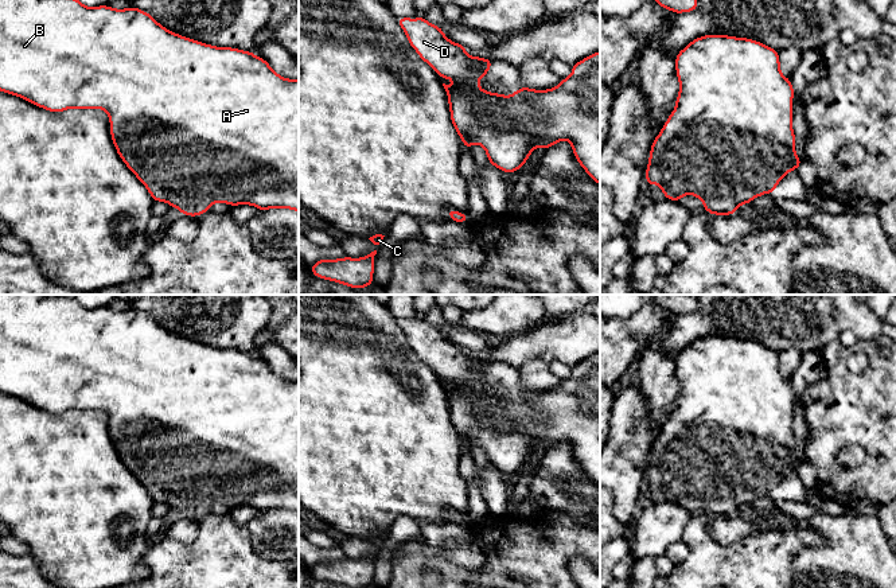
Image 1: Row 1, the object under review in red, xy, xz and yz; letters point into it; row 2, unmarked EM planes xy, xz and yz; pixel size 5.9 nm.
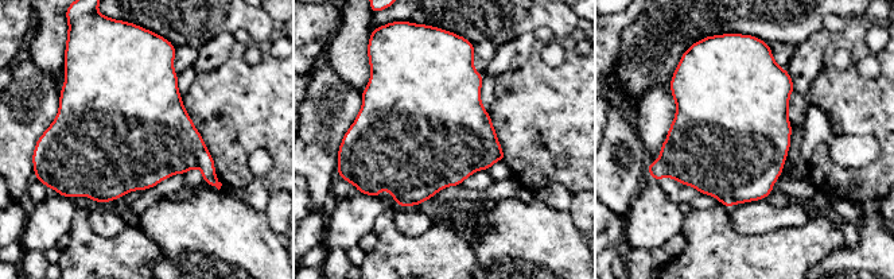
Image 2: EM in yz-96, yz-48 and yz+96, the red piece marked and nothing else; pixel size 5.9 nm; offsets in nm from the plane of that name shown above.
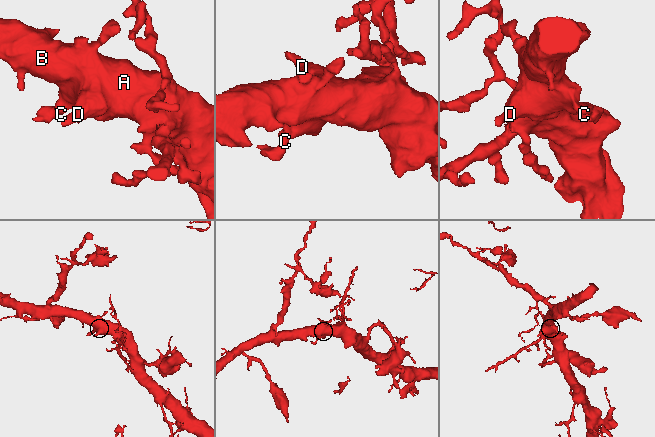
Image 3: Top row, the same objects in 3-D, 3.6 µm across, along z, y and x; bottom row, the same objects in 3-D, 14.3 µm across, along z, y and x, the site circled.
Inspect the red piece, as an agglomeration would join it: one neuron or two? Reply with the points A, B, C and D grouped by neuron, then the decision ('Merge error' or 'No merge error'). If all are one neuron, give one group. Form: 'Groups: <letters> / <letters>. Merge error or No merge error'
Groups: A B C D. No merge error

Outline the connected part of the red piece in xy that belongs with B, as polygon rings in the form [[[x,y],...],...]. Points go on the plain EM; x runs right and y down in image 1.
[[[0,295],[0,393],[54,414],[73,409],[105,412],[110,422],[110,439],[121,462],[145,487],[155,503],[165,503],[183,517],[204,515],[215,503],[230,507],[250,506],[260,513],[289,510],[299,514],[299,381],[278,377],[265,361],[252,353],[210,347],[182,338],[135,308],[124,311],[109,307],[86,308],[75,297]]]

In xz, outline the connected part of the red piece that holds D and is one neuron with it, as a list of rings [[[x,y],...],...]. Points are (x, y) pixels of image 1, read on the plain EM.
[[[422,318],[397,319],[409,346],[440,379],[449,379],[453,388],[443,385],[451,413],[451,422],[463,447],[480,445],[490,467],[502,474],[517,474],[530,455],[544,448],[545,452],[558,443],[568,441],[584,472],[600,487],[600,353],[588,357],[572,367],[572,375],[553,390],[535,392],[522,388],[511,397],[490,394],[478,385],[488,375],[494,365],[487,359],[471,358],[465,347],[449,342],[441,328]]]

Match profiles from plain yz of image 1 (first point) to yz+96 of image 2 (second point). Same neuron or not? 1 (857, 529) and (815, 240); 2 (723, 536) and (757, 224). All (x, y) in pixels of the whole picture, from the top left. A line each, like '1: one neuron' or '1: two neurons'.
1: two neurons
2: one neuron

